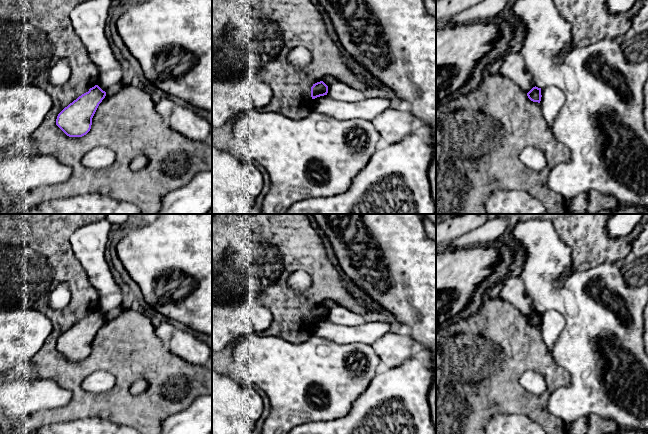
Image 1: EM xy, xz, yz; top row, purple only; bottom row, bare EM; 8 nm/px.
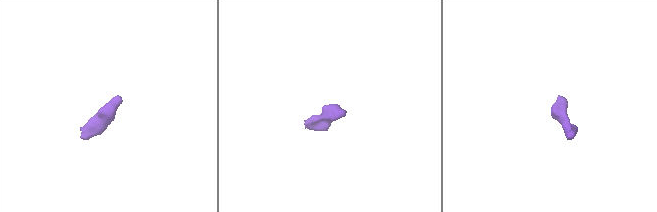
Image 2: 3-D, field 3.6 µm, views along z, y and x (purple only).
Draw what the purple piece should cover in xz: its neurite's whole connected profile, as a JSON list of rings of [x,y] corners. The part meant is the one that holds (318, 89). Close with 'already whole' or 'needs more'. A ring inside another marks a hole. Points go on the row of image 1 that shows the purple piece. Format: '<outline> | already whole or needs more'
[[[323,81],[313,84],[313,86],[311,87],[312,99],[327,95],[327,93],[328,93],[328,86]]] | already whole

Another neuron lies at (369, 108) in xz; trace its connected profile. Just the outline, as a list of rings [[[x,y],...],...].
[[[324,95],[313,99],[311,109],[338,120],[365,119],[372,121],[391,104],[392,101],[388,97],[365,98],[351,103],[337,101]]]

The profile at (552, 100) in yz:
[[[555,85],[541,88],[541,95],[540,106],[542,114],[549,129],[552,130],[554,120],[564,105],[565,95],[563,91]]]

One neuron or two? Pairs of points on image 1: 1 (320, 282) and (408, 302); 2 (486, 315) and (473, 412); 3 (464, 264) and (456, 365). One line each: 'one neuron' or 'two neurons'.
1: two neurons
2: one neuron
3: two neurons

